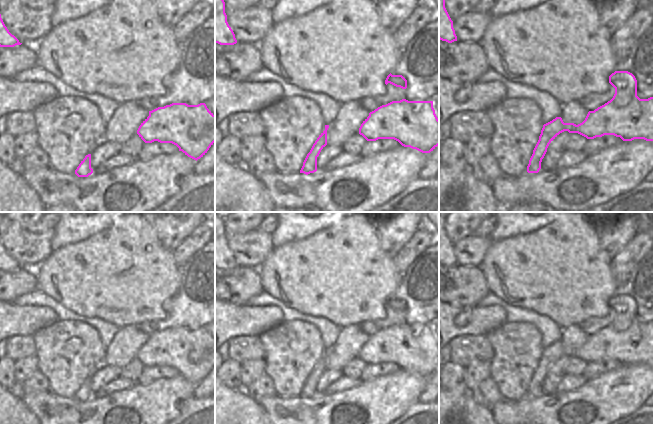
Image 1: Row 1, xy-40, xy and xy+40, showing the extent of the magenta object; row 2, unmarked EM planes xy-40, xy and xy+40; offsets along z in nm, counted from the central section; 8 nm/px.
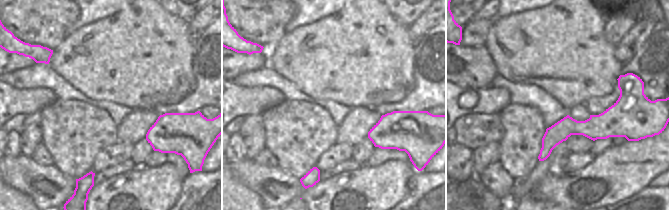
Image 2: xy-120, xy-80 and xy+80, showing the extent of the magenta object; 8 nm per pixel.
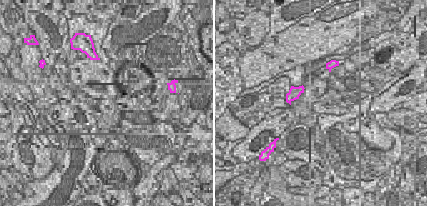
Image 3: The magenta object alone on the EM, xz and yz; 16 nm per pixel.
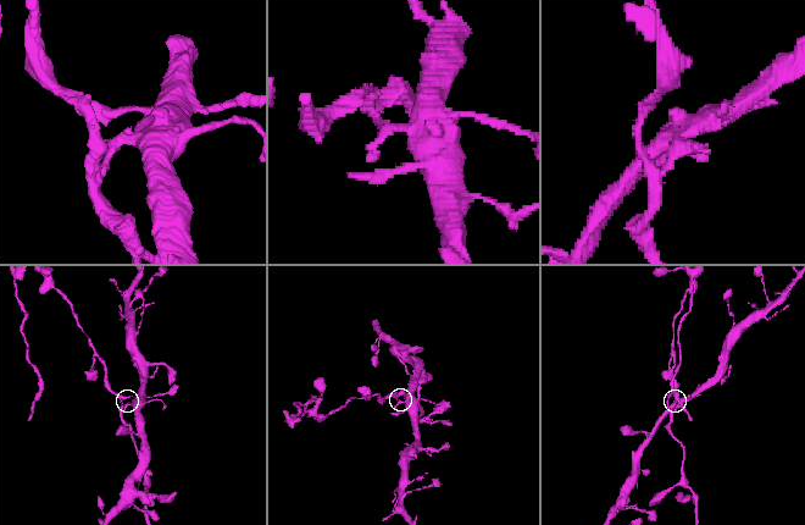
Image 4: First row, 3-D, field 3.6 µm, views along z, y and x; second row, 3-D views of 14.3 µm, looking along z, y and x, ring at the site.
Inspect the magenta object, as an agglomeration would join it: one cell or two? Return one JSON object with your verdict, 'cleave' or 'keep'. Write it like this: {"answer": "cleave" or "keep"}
{"answer": "cleave"}

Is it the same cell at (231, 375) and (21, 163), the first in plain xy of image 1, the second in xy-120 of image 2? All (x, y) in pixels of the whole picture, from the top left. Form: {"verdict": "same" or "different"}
{"verdict": "different"}

